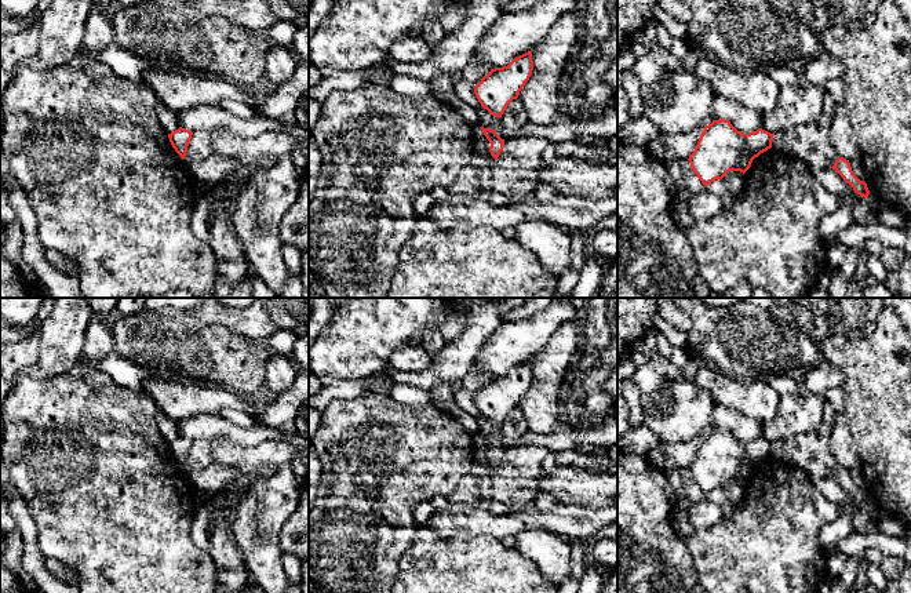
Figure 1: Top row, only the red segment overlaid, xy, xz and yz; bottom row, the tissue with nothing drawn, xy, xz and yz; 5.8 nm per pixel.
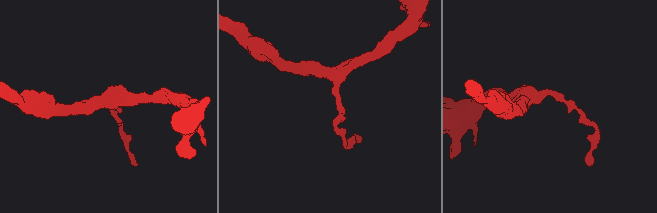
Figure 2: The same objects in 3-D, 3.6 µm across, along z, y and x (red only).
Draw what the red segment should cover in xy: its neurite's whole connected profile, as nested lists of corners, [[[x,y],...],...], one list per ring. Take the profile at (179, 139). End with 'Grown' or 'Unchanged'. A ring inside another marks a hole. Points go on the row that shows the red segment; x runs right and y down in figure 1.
[[[179,127],[178,130],[175,130],[171,134],[168,134],[172,148],[182,159],[185,159],[185,156],[186,156],[192,135],[193,135],[192,131],[182,128],[182,127]]]. Unchanged

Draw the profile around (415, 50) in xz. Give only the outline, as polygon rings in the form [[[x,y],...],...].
[[[416,36],[393,43],[389,57],[398,62],[422,63],[430,57],[431,48],[422,36]]]

